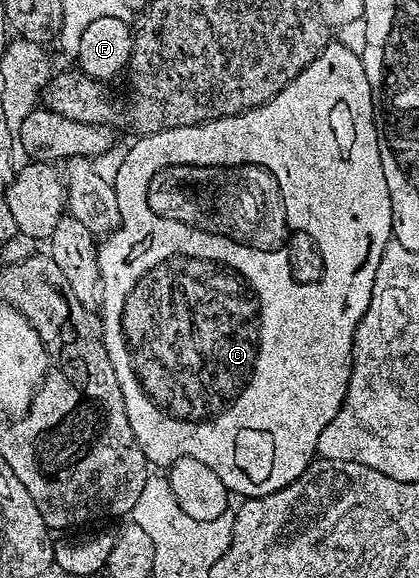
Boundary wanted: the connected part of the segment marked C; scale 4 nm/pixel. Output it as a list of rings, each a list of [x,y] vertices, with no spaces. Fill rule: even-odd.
[[[330,41],[321,50],[321,55],[315,57],[315,61],[311,61],[311,65],[307,65],[307,69],[303,69],[303,73],[299,73],[299,77],[295,77],[295,81],[287,84],[274,99],[267,101],[262,107],[199,125],[142,135],[136,142],[137,144],[133,148],[130,146],[126,150],[123,165],[119,165],[119,173],[111,181],[115,196],[119,201],[121,223],[116,231],[110,232],[100,240],[97,249],[99,273],[101,274],[99,330],[107,349],[107,357],[111,361],[111,369],[115,369],[115,377],[119,377],[119,389],[123,389],[123,405],[127,409],[127,419],[131,421],[131,431],[135,433],[135,441],[139,441],[139,449],[143,449],[150,464],[157,466],[158,463],[162,467],[161,469],[168,468],[181,459],[194,459],[195,461],[203,461],[203,465],[207,465],[207,469],[214,471],[219,477],[219,481],[223,481],[223,485],[234,496],[252,497],[275,493],[279,489],[291,485],[291,481],[295,481],[308,469],[309,464],[317,455],[319,433],[323,433],[323,429],[327,429],[327,425],[331,425],[335,413],[339,413],[339,409],[343,405],[351,377],[355,329],[359,325],[363,313],[367,313],[367,305],[371,301],[371,289],[375,285],[375,269],[379,269],[379,257],[383,257],[383,249],[387,249],[387,245],[393,239],[391,197],[387,193],[387,177],[383,177],[383,161],[381,160],[381,145],[377,137],[373,94],[371,93],[371,85],[367,81],[367,73],[361,64],[361,56],[351,53],[351,50],[345,48],[338,41]]]

